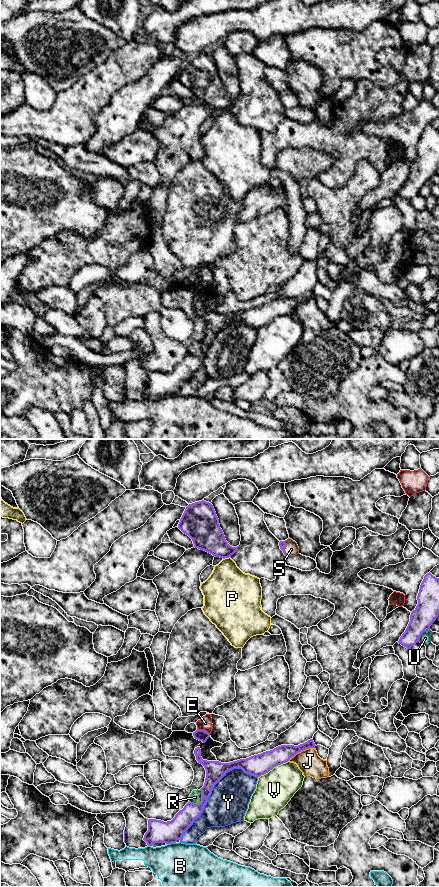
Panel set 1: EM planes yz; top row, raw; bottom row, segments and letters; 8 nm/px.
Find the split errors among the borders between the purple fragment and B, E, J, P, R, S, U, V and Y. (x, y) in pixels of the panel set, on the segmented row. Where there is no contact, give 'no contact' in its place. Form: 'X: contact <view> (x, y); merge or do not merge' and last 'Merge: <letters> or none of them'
B: contact yz (171, 842); do not merge
E: contact yz (203, 730); do not merge
J: contact yz (301, 750); do not merge
P: contact yz (226, 557); do not merge
R: contact yz (201, 801); do not merge
S: contact yz (284, 548); merge
U: contact yz (421, 634); do not merge
V: contact yz (273, 767); do not merge
Y: contact yz (211, 790); do not merge
Merge: S

